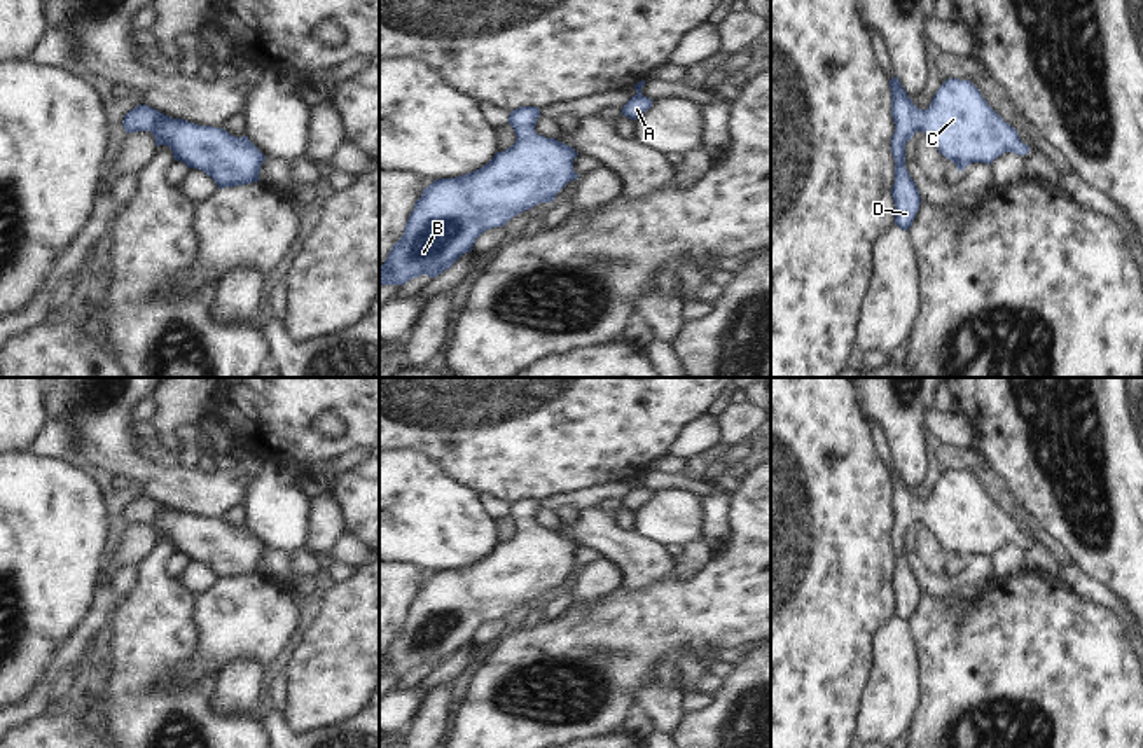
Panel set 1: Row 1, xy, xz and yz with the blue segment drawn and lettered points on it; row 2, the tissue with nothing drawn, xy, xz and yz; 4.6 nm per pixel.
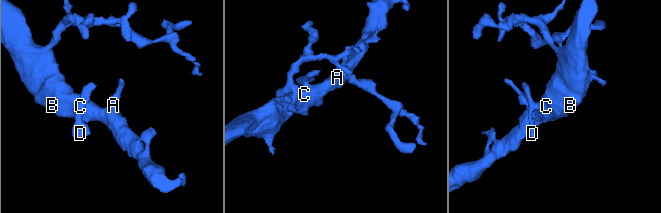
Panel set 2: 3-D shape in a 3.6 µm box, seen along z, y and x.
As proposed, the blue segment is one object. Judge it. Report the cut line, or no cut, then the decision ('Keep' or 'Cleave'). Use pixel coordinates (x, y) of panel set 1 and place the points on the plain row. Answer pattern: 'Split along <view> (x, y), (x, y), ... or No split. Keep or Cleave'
No split. Keep

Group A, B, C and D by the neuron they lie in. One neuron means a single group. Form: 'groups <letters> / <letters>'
groups A B C D

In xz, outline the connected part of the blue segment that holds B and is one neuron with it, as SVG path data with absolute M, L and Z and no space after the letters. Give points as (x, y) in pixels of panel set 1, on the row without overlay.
M519 498L510 503L509 516L516 523L516 535L482 559L454 568L433 571L423 580L411 603L402 629L391 638L381 657L381 676L404 676L412 669L439 668L463 645L472 643L475 631L488 620L505 617L512 608L540 594L554 592L556 585L578 566L573 563L575 540L535 524L540 500Z

